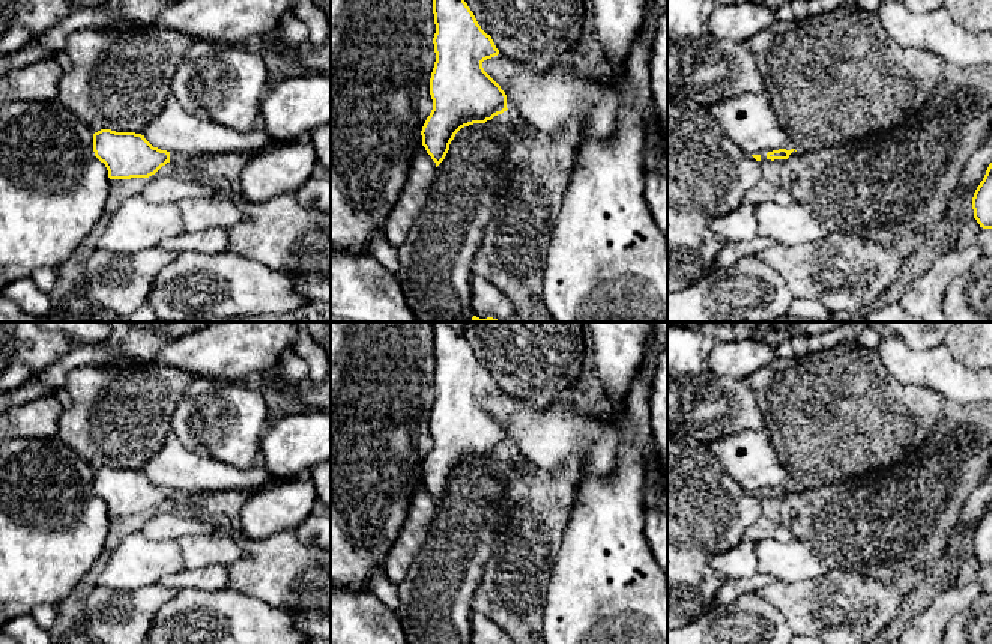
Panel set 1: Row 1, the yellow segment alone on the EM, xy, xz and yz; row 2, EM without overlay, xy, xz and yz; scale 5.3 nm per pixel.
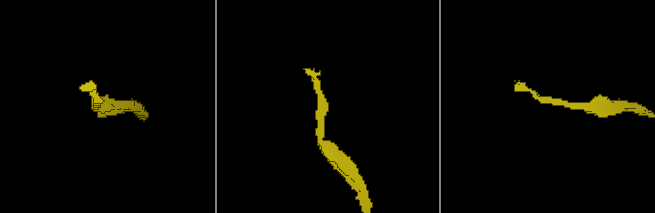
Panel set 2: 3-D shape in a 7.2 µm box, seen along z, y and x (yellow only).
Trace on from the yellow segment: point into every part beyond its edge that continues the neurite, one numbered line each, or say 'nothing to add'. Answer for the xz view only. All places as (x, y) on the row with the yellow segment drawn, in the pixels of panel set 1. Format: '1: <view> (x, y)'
nothing to add

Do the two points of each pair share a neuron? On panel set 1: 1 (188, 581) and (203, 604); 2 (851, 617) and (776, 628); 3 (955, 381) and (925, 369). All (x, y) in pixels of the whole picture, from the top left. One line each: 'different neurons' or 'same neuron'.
1: different neurons
2: different neurons
3: same neuron

